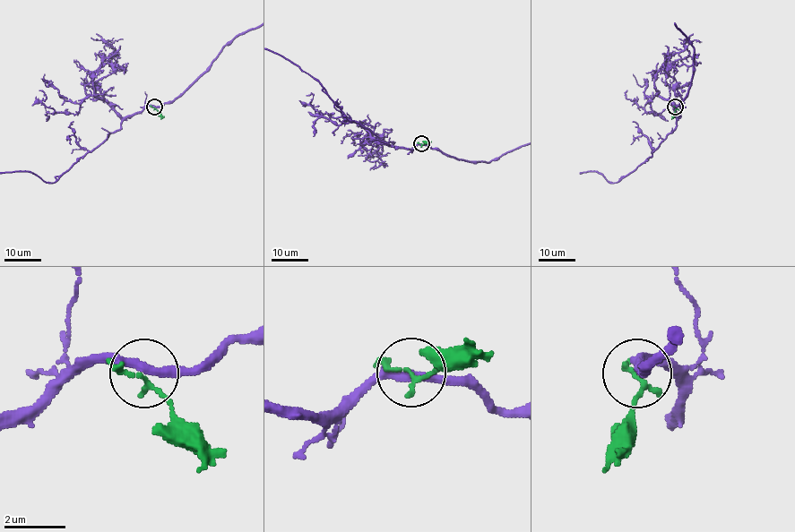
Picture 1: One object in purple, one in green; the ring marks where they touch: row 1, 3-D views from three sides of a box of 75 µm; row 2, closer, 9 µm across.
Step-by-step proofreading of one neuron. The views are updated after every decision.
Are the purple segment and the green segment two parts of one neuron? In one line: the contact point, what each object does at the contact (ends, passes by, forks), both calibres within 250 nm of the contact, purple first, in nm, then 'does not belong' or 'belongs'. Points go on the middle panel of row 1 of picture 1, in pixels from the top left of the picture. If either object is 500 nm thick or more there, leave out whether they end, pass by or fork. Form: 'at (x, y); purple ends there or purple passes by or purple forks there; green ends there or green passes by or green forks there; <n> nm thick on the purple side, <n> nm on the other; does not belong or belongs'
at (421, 143); purple passes by; green passes by; 280 nm thick on the purple side, 140 nm on the other; does not belong

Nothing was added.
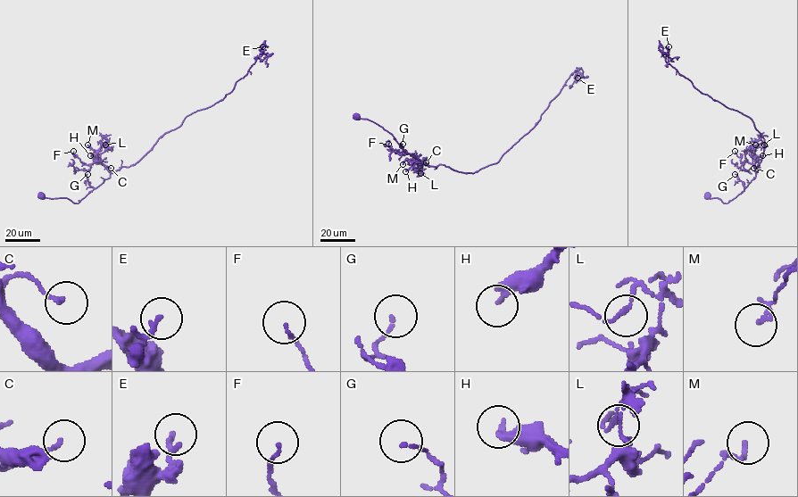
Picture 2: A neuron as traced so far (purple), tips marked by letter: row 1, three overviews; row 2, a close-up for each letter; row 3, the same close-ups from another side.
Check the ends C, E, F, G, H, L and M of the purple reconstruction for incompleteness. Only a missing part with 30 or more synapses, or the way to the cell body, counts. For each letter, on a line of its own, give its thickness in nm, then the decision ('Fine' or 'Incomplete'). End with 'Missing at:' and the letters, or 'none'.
C: Thickness 110 nm. Fine
E: Thickness 120 nm. Fine
F: Thickness 110 nm. Fine
G: Thickness 100 nm. Fine
H: Thickness 300 nm. Fine
L: Thickness 130 nm. Fine
M: Thickness 130 nm. Fine
Missing at: none

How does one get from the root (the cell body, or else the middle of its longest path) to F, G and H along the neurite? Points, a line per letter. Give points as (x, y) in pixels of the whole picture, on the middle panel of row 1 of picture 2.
F: (356, 117), (381, 126), (406, 153), (425, 164), (404, 152), (392, 150), (388, 144)
G: (356, 117), (381, 126), (409, 153), (403, 151), (403, 144)
H: (356, 117), (381, 126), (406, 153), (425, 164), (414, 163), (405, 171)

